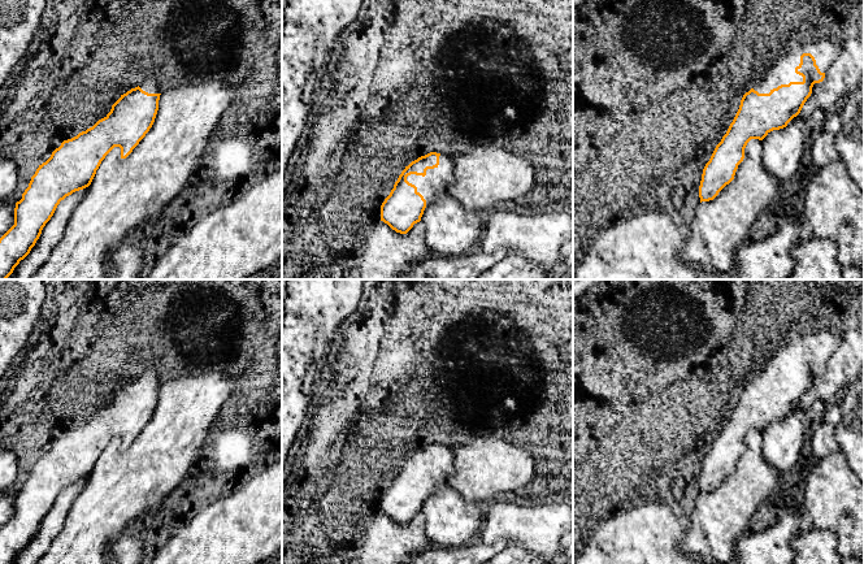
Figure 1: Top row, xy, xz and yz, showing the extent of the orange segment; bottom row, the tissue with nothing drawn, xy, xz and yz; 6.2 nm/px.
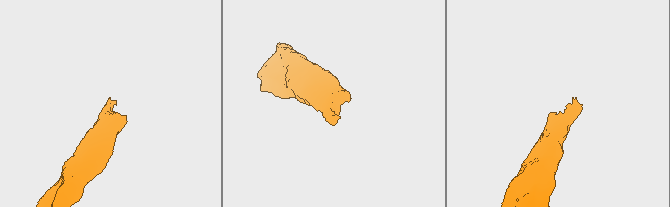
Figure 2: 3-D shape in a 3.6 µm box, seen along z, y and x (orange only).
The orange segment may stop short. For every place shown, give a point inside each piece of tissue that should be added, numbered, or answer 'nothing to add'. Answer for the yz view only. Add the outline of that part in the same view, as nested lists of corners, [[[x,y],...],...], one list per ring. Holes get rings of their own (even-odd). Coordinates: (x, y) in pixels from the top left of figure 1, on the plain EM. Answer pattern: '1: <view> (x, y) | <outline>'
1: yz (782, 363) | [[[841,324],[802,334],[796,334],[794,326],[791,326],[786,342],[772,355],[769,361],[752,379],[759,385],[769,385],[781,376],[803,373],[803,368],[795,364],[795,359],[799,357],[803,344],[811,344],[820,363],[825,364],[829,356],[842,343],[846,331],[847,330]]]

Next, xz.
1: xz (434, 474) | [[[442,446],[439,447],[439,456],[434,460],[427,460],[426,467],[411,465],[407,472],[417,478],[426,491],[426,498],[437,489],[447,486],[447,478],[455,470],[455,459],[452,450]]]

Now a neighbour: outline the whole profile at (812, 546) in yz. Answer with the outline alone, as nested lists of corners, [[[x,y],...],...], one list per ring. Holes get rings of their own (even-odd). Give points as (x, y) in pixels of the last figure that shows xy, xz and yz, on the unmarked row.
[[[807,525],[793,541],[795,550],[791,564],[842,564],[839,538],[834,530]]]

